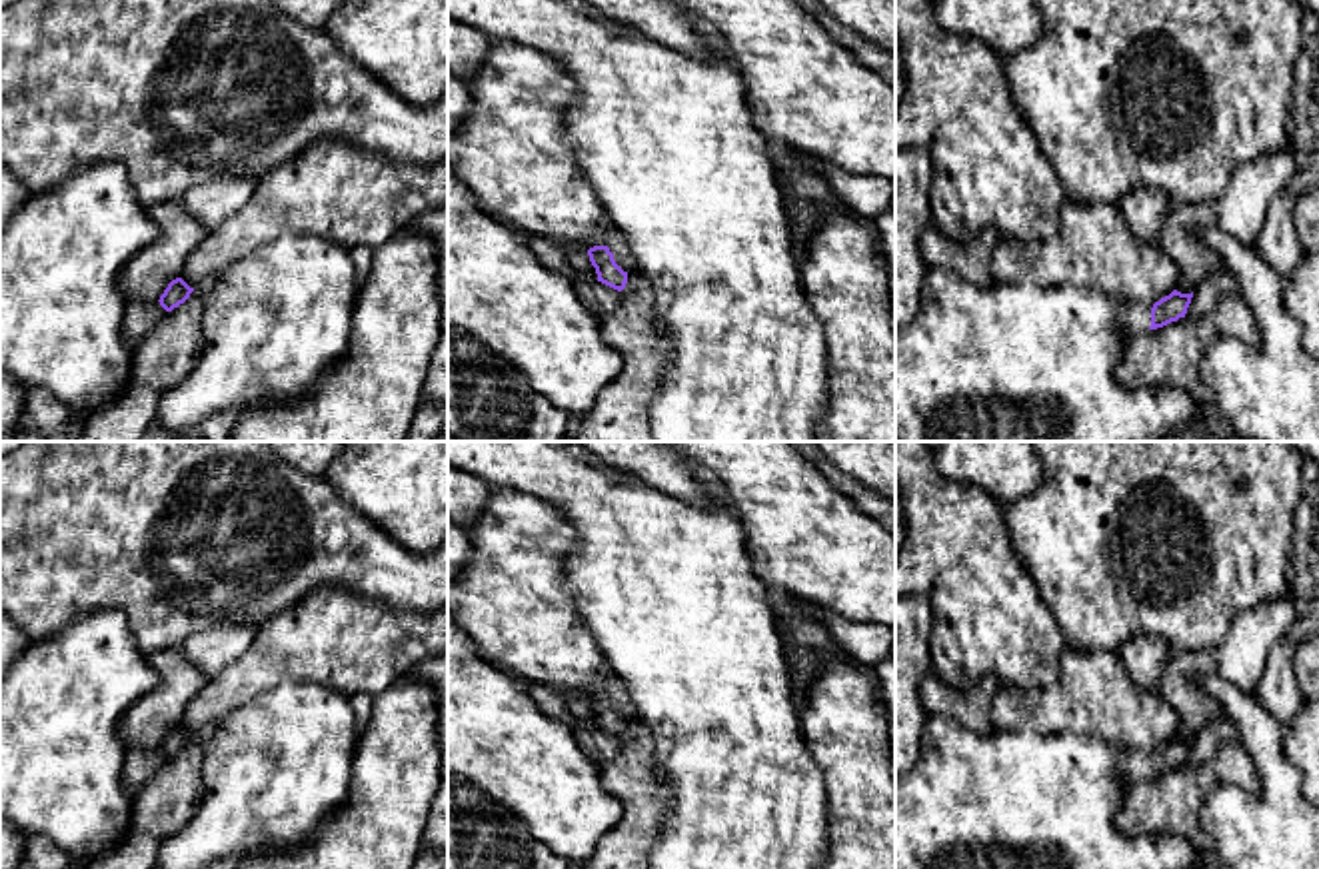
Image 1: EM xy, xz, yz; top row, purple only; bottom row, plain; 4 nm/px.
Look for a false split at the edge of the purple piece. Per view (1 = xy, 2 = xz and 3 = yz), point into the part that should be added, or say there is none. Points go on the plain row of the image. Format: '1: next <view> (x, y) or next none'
1: next none
2: next xz (616, 688)
3: next yz (1134, 768)

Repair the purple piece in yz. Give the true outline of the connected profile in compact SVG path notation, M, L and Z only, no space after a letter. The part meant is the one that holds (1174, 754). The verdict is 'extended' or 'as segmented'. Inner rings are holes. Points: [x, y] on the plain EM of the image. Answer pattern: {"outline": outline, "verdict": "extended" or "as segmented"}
{"outline": "M1173 737L1169 743L1155 751L1125 753L1119 761L1117 777L1129 789L1137 781L1177 769L1179 765L1185 765L1191 745L1193 739L1181 741Z", "verdict": "extended"}

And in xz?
{"outline": "M612 671L608 673L608 691L590 695L588 703L596 715L598 729L618 739L626 735L630 721L640 719L626 683Z", "verdict": "extended"}

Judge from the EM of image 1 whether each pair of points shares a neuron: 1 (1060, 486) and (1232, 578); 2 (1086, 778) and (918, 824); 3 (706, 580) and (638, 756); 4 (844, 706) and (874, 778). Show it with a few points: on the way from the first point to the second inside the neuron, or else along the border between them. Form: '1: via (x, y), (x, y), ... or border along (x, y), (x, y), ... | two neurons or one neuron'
1: via (1102, 496), (1190, 560) | one neuron
2: via (1044, 808), (1024, 824), (960, 824) | one neuron
3: border along (638, 720), (650, 734), (660, 776) | two neurons
4: via (844, 724), (856, 760) | one neuron

